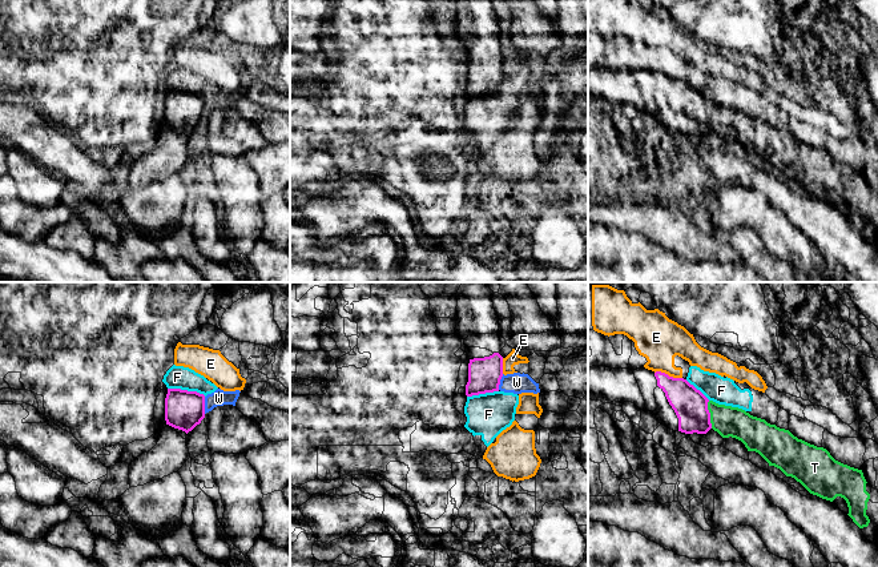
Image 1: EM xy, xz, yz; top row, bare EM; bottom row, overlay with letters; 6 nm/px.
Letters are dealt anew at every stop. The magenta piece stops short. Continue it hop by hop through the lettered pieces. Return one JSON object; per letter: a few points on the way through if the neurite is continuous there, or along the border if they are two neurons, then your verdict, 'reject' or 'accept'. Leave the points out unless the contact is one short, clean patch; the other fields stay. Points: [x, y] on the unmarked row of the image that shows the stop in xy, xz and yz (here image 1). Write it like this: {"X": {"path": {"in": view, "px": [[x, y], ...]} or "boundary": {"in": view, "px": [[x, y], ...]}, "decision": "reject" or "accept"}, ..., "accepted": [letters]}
{"E": {"boundary": {"in": "yz", "px": [[655, 73], [681, 80]]}, "decision": "reject"}, "F": {"boundary": {"in": "xy", "px": [[168, 89], [196, 92], [205, 97]]}, "decision": "reject"}, "T": {"path": {"in": "yz", "px": [[691, 108], [699, 116], [709, 116], [728, 123]]}, "decision": "accept"}, "W": {"boundary": {"in": "xy", "px": [[204, 99], [205, 115]]}, "decision": "reject"}, "accepted": ["T"]}

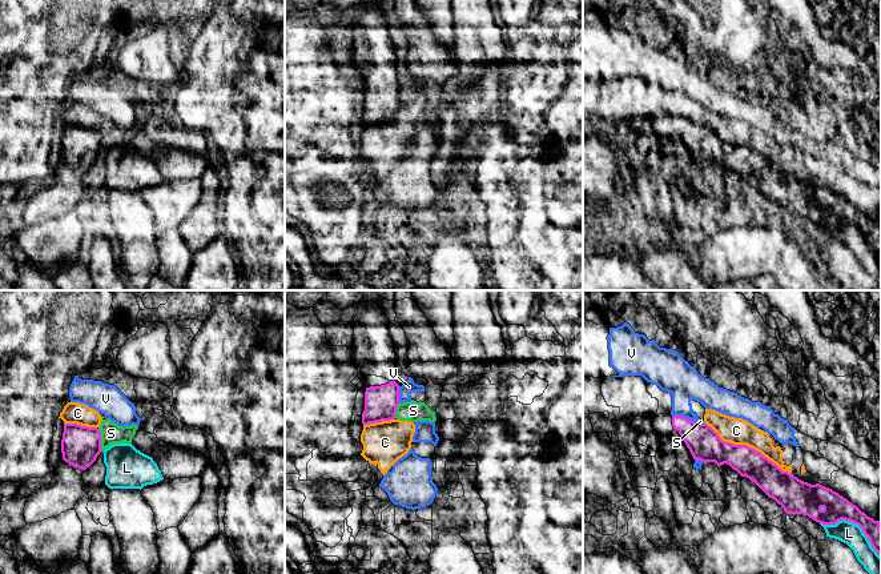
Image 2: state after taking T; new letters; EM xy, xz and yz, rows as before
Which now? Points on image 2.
{"C": {"decision": "reject"}, "L": {"decision": "reject"}, "S": {"boundary": {"in": "xy", "px": [[97, 131], [103, 152]]}, "decision": "reject"}, "V": {"boundary": {"in": "yz", "px": [[672, 117], [684, 117], [699, 124]]}, "decision": "reject"}, "accepted": []}

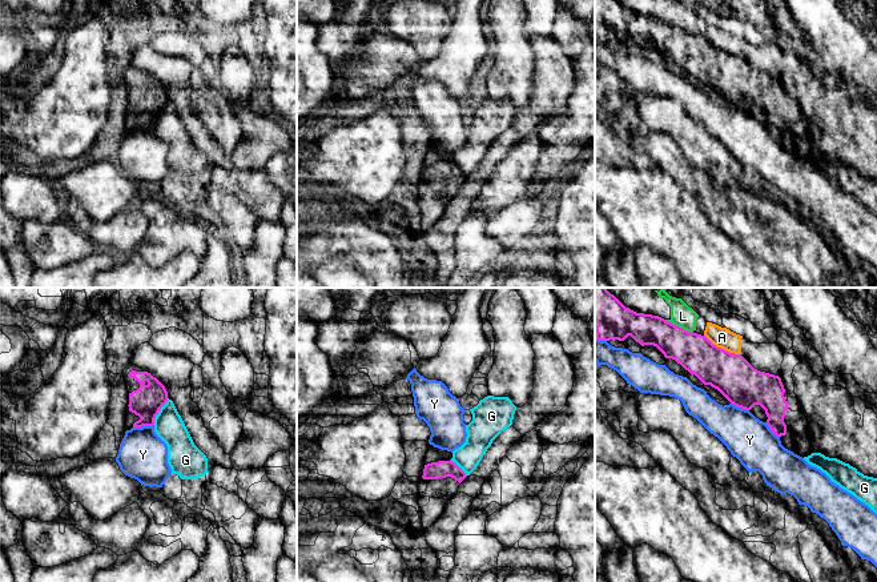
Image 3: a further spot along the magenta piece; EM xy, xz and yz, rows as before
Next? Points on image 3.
{"A": {"boundary": {"in": "yz", "px": [[704, 36], [717, 48], [740, 56]]}, "decision": "reject"}, "G": {"decision": "reject"}, "L": {"boundary": {"in": "yz", "px": [[664, 21], [692, 35]]}, "decision": "reject"}, "Y": {"boundary": {"in": "xy", "px": [[153, 127], [133, 129]]}, "decision": "reject"}, "accepted": []}

